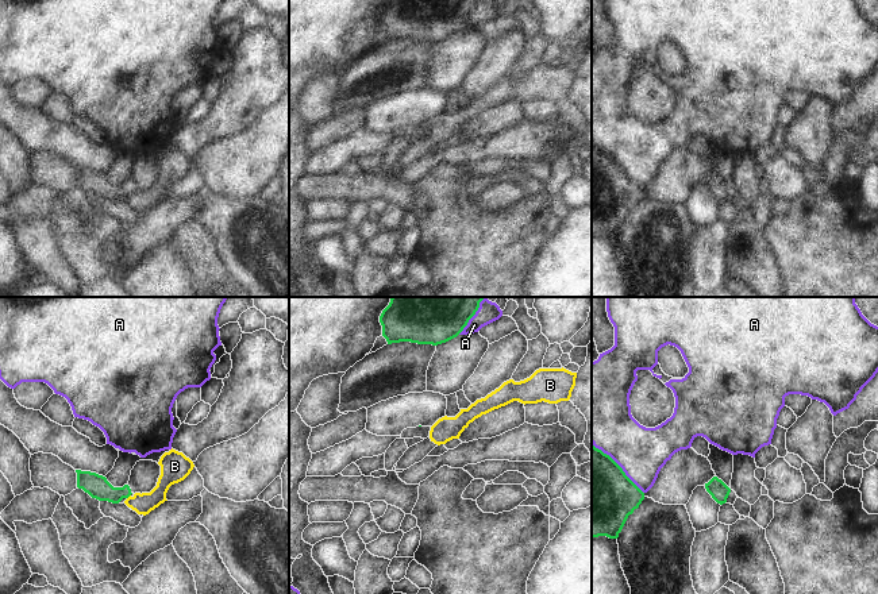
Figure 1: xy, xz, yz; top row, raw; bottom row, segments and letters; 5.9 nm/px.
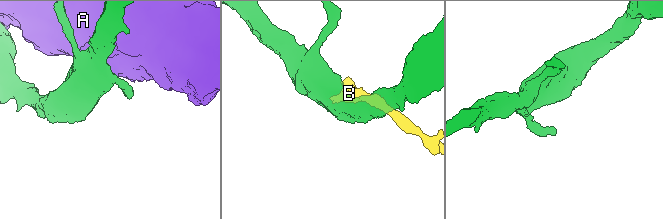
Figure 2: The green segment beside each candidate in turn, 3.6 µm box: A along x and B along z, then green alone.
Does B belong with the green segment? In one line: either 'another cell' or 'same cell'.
same cell

